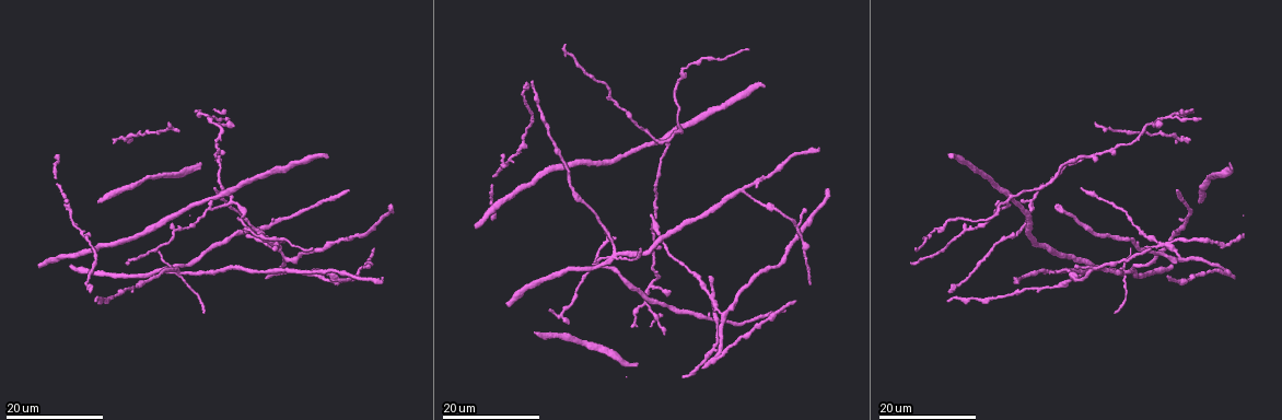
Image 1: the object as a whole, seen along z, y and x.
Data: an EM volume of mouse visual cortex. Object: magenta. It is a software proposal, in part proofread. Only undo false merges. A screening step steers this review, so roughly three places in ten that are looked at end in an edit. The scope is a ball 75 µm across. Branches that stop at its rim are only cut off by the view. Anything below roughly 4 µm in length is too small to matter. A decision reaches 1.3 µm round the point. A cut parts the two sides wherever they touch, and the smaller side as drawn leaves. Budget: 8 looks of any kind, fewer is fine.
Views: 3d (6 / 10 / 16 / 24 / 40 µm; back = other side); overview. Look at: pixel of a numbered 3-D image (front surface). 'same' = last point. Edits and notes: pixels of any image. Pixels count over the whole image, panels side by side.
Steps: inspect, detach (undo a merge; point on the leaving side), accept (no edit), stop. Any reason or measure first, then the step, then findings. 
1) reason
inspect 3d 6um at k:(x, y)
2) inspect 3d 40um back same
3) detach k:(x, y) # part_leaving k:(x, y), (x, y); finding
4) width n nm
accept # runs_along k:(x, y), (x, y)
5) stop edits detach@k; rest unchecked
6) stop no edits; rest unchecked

three-way junction
inspect 3d 16um at 1:(608, 256)

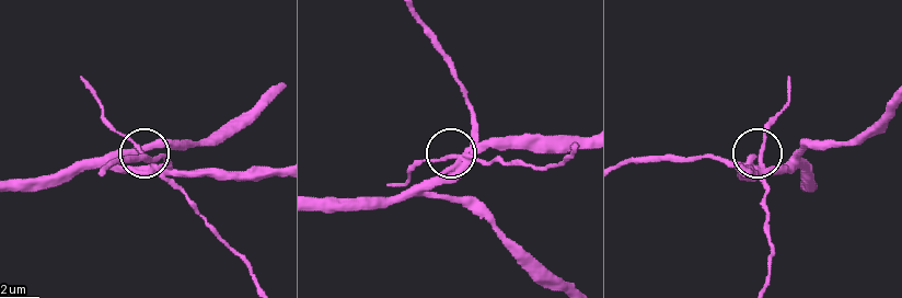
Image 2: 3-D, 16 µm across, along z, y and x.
inspect 3d 10um at 2:(455, 157)

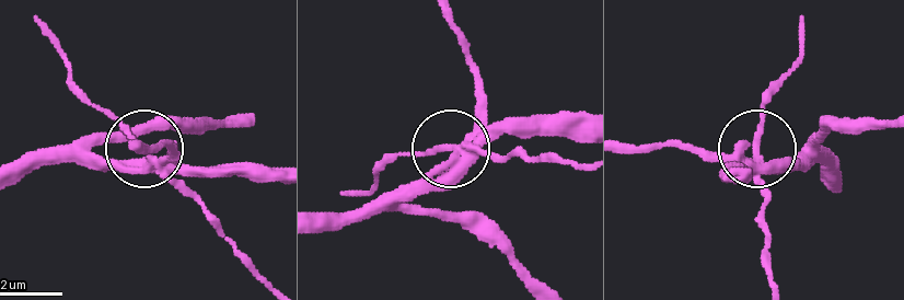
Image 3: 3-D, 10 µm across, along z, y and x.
side_arm 6 um
detach 3:(435, 150) # part_leaving 3:(464, 143), (575, 162); two neurons meet here

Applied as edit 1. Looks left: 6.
inspect overview

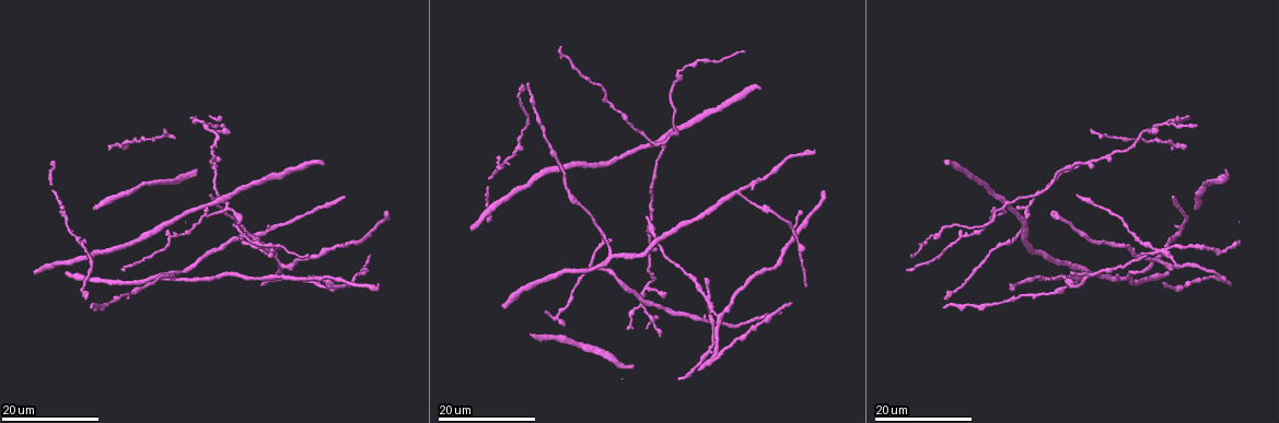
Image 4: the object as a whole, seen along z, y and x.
inspect 3d 16um at 4:(677, 71)

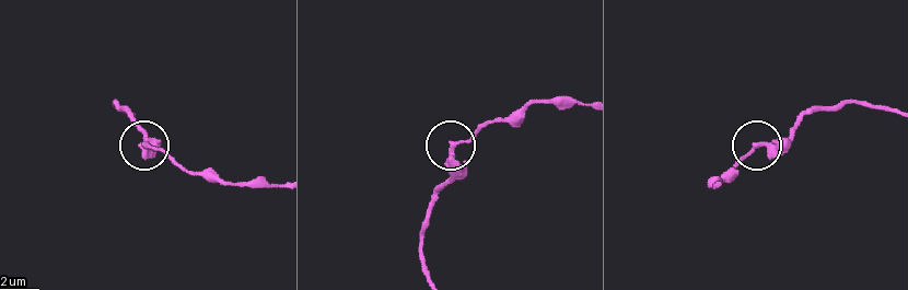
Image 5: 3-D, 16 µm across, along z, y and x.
inspect 3d 6um at 5:(146, 145)

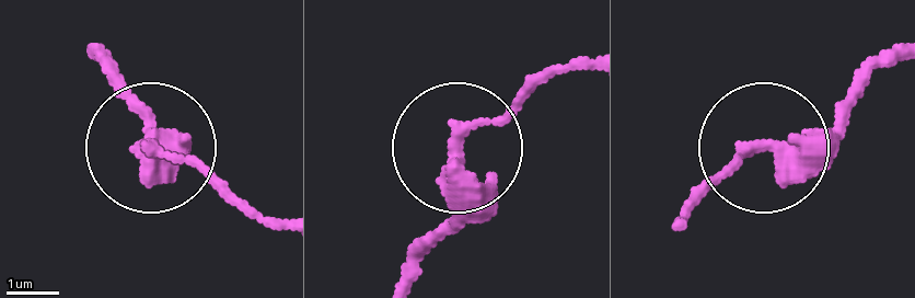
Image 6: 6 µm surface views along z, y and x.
inspect 3d 6um back at 6:(149, 148)

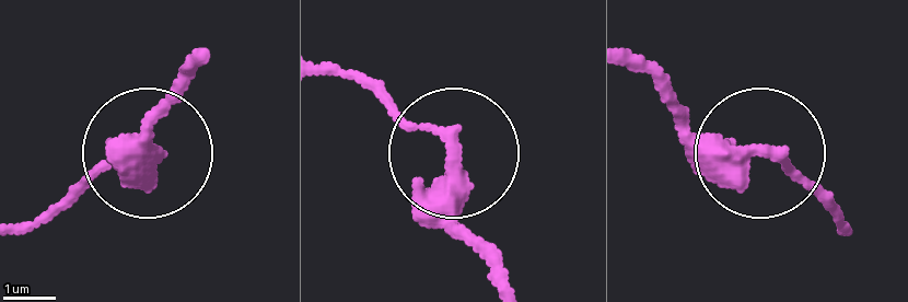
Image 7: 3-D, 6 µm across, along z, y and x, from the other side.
accept # runs_along 7:(632, 64), (685, 125), (776, 159), (837, 211); all the same neuron

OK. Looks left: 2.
thin arm on a thick one
inspect 3d 24um at 4:(1053, 277)

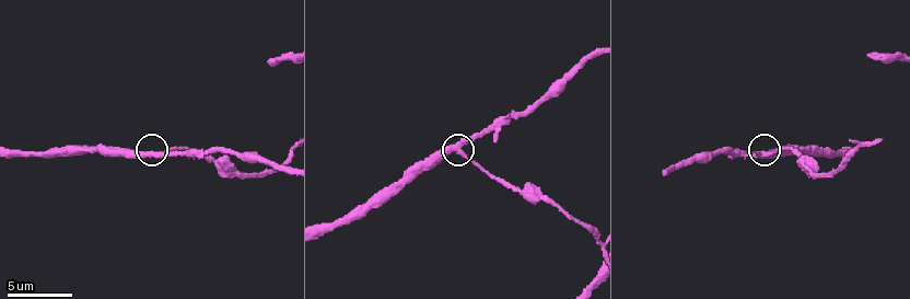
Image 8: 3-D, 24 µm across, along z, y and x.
inspect 3d 10um at 8:(460, 149)

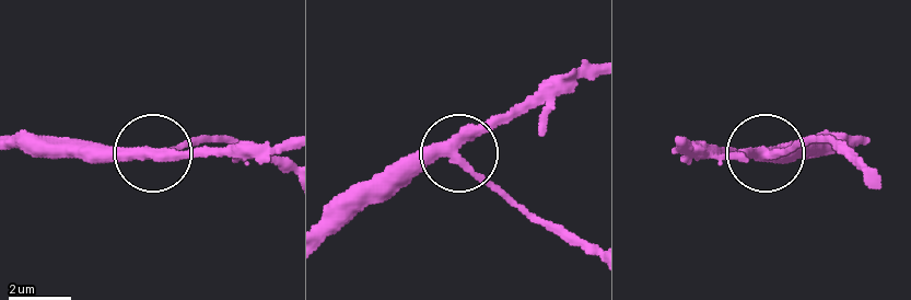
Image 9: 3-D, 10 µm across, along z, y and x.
arms 3
accept # runs_along 9:(329, 233), (501, 122), (538, 84); continuous, no second neuron

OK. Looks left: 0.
stop edits detach@3; rest unchecked

